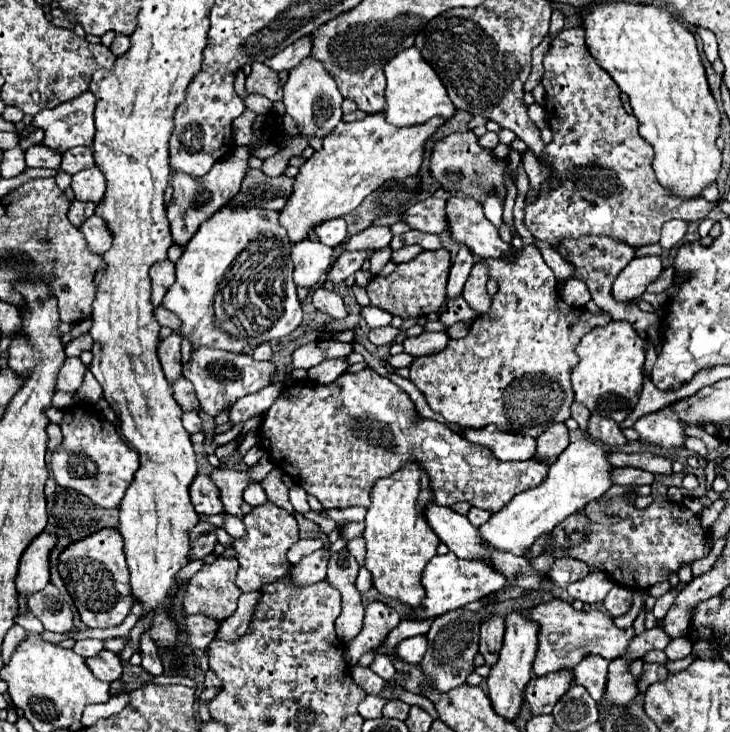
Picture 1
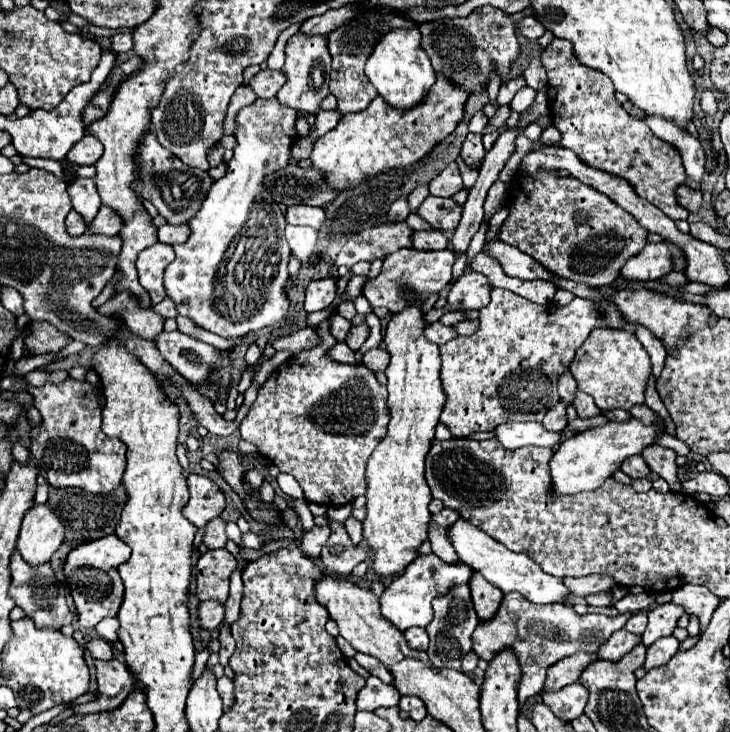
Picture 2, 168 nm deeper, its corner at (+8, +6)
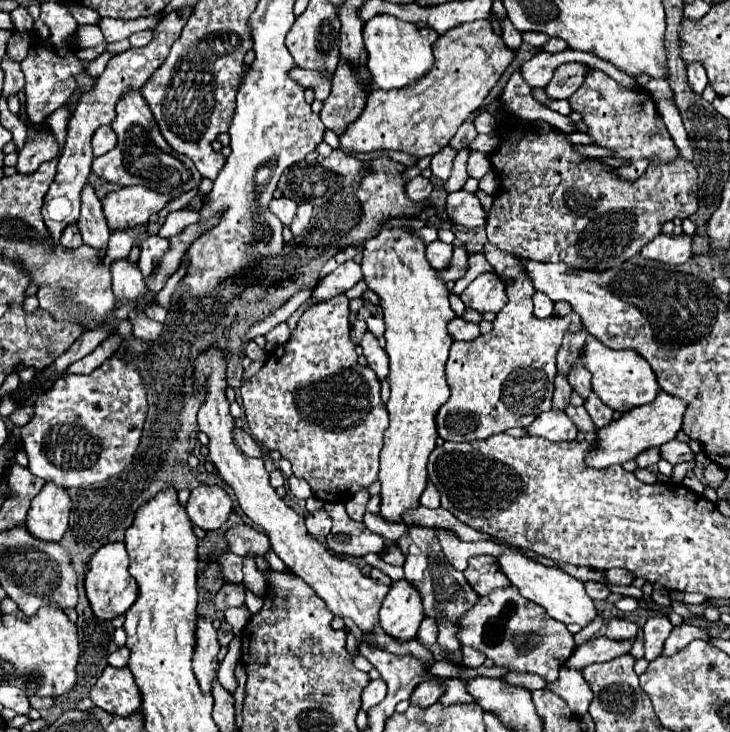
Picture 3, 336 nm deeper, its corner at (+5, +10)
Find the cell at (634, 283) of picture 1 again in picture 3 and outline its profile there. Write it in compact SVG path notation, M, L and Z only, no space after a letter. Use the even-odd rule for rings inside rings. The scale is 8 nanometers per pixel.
M659 234L653 242L649 242L641 250L641 256L651 258L651 260L659 260L665 264L683 264L691 258L691 244L693 244L691 236L677 236L675 238L675 236Z

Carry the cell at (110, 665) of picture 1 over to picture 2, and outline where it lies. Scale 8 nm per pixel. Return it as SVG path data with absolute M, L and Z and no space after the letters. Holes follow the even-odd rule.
M116 658L94 660L94 666L96 666L96 678L98 678L98 698L94 702L74 706L75 715L114 710L134 690L130 670L120 660L116 660Z

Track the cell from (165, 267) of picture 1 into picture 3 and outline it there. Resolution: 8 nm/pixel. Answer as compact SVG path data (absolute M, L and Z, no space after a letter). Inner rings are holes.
M149 236L141 244L141 256L139 256L139 270L143 272L145 278L149 278L159 264L161 256L169 250L169 240L161 236Z

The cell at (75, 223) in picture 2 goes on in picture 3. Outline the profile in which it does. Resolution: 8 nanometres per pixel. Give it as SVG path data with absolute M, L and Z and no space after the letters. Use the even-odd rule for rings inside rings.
M77 224L67 226L67 230L65 230L63 236L61 236L61 244L63 244L65 248L79 248L79 246L83 244L83 242L81 242L81 234L79 234Z

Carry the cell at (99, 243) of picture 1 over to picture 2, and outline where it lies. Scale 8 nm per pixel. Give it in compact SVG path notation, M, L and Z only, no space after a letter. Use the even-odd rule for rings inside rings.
M100 206L96 218L86 224L88 232L92 234L104 234L104 236L116 236L120 232L120 216L114 214L108 206Z

